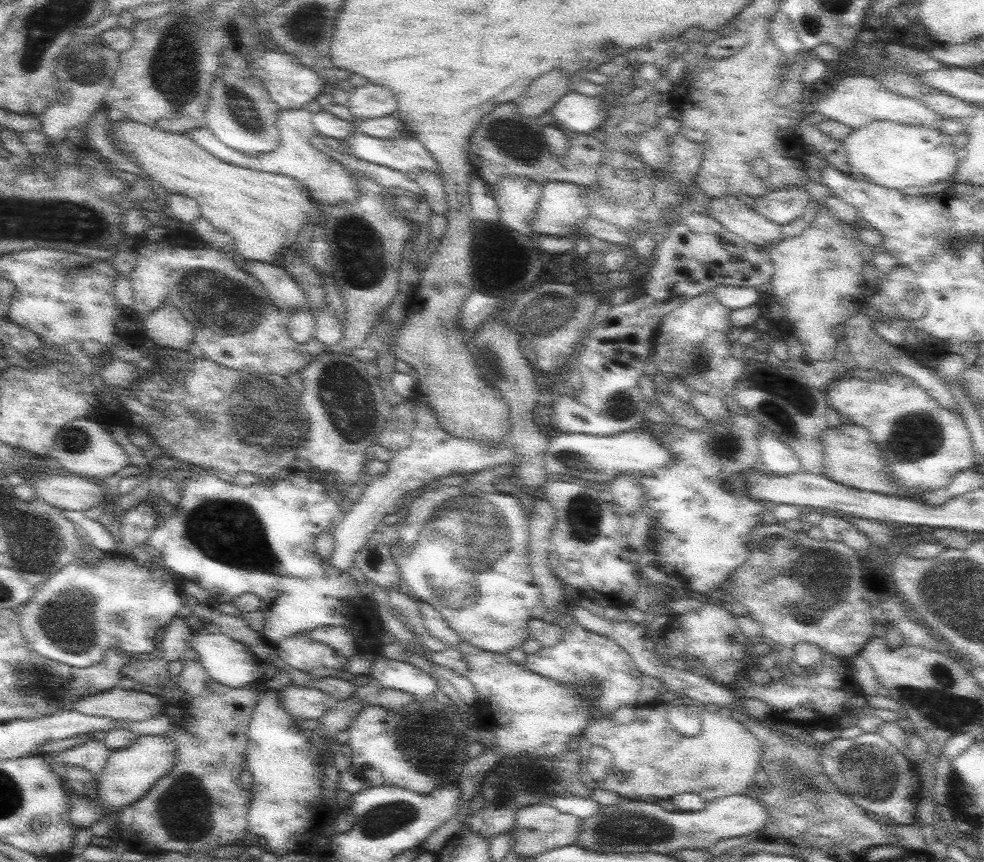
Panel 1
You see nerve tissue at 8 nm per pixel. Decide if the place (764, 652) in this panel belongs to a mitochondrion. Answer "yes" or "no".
no

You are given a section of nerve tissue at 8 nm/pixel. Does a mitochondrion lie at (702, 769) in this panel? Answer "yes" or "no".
yes

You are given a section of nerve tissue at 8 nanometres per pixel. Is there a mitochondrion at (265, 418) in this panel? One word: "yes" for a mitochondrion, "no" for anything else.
yes

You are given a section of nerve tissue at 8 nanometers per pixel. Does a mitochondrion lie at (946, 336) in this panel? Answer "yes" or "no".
no

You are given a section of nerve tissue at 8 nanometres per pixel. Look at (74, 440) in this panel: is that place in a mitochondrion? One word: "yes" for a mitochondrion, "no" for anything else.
yes

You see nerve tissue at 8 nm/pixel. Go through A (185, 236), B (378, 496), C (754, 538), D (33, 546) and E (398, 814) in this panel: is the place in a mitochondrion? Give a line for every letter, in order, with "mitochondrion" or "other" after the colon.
A: other
B: other
C: other
D: mitochondrion
E: mitochondrion

